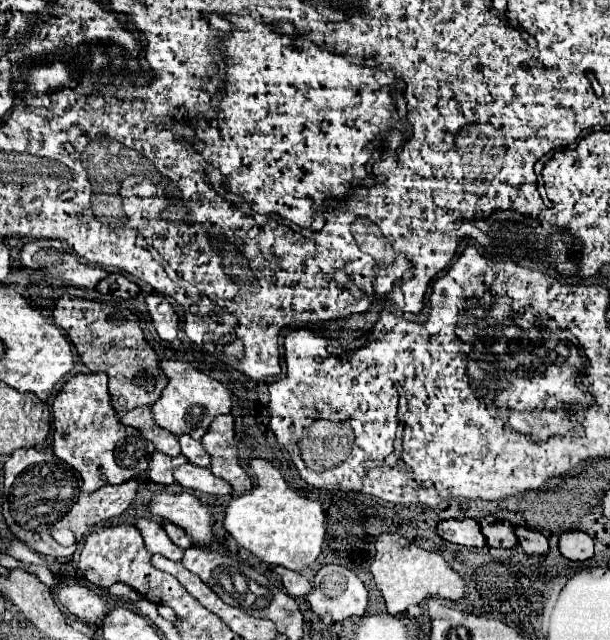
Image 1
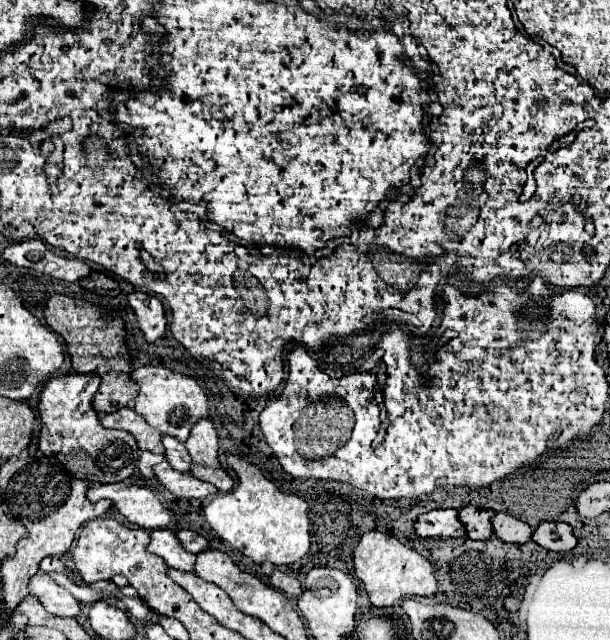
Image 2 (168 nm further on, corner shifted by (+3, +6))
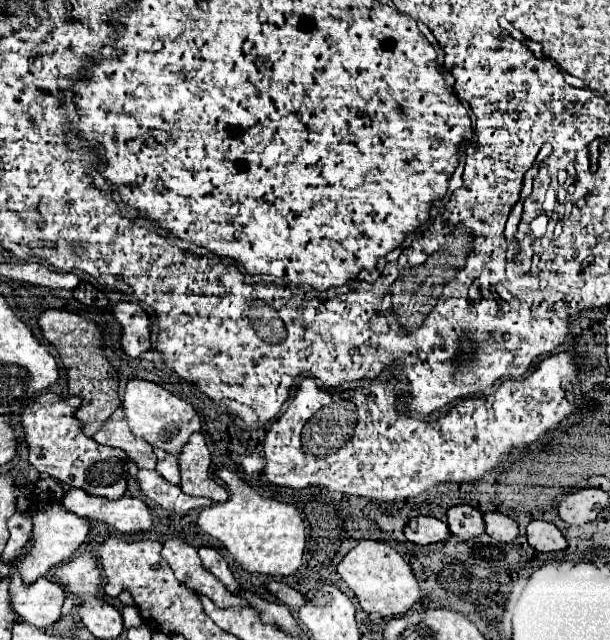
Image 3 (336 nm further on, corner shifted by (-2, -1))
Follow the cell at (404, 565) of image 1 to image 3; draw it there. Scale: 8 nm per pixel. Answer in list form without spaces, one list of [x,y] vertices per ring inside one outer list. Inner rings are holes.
[[[358,542],[338,564],[338,574],[358,596],[358,602],[364,612],[378,612],[386,618],[392,618],[398,614],[406,614],[416,602],[422,600],[422,590],[412,566],[404,562],[404,558],[386,542]]]

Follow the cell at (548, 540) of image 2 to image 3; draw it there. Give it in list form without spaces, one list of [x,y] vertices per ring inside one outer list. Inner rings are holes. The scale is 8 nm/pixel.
[[[534,520],[526,528],[528,532],[528,544],[538,552],[558,552],[568,548],[568,540],[564,534],[550,522]]]

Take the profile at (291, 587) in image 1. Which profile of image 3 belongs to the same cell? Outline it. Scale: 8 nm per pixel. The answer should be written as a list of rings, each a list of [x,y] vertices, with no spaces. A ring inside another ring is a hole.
[[[272,580],[272,582],[268,582],[268,590],[282,602],[282,604],[286,604],[288,608],[300,608],[302,604],[304,604],[304,594],[300,594],[298,590],[294,590],[294,588],[290,588],[288,584],[284,584],[284,582],[276,582],[276,580]]]

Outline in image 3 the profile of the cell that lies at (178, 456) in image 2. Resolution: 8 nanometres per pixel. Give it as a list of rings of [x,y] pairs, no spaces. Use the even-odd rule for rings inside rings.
[[[154,448],[156,456],[158,456],[158,464],[156,470],[172,484],[180,484],[180,462],[178,456],[162,450],[162,448]]]

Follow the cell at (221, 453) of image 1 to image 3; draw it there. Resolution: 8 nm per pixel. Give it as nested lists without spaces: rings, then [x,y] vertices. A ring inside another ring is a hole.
[[[200,432],[190,436],[190,440],[182,448],[178,460],[180,460],[180,470],[182,470],[180,488],[184,492],[188,492],[190,496],[206,496],[206,498],[212,498],[214,502],[228,500],[226,488],[220,486],[210,476],[208,468],[212,464],[212,458],[210,458],[206,440]]]

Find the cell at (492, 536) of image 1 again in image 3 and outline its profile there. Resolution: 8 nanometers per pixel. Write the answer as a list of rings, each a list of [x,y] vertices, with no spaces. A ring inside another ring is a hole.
[[[468,504],[454,506],[446,512],[448,526],[452,528],[452,534],[460,540],[470,540],[480,534],[484,534],[484,514]]]

